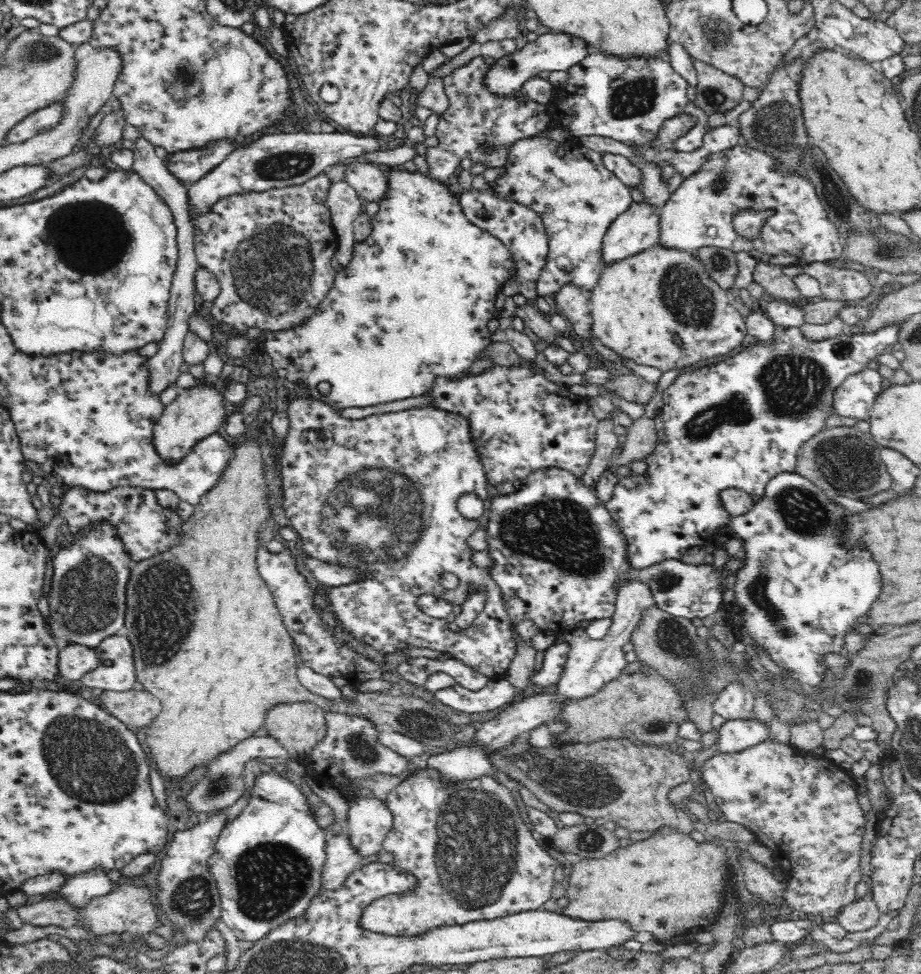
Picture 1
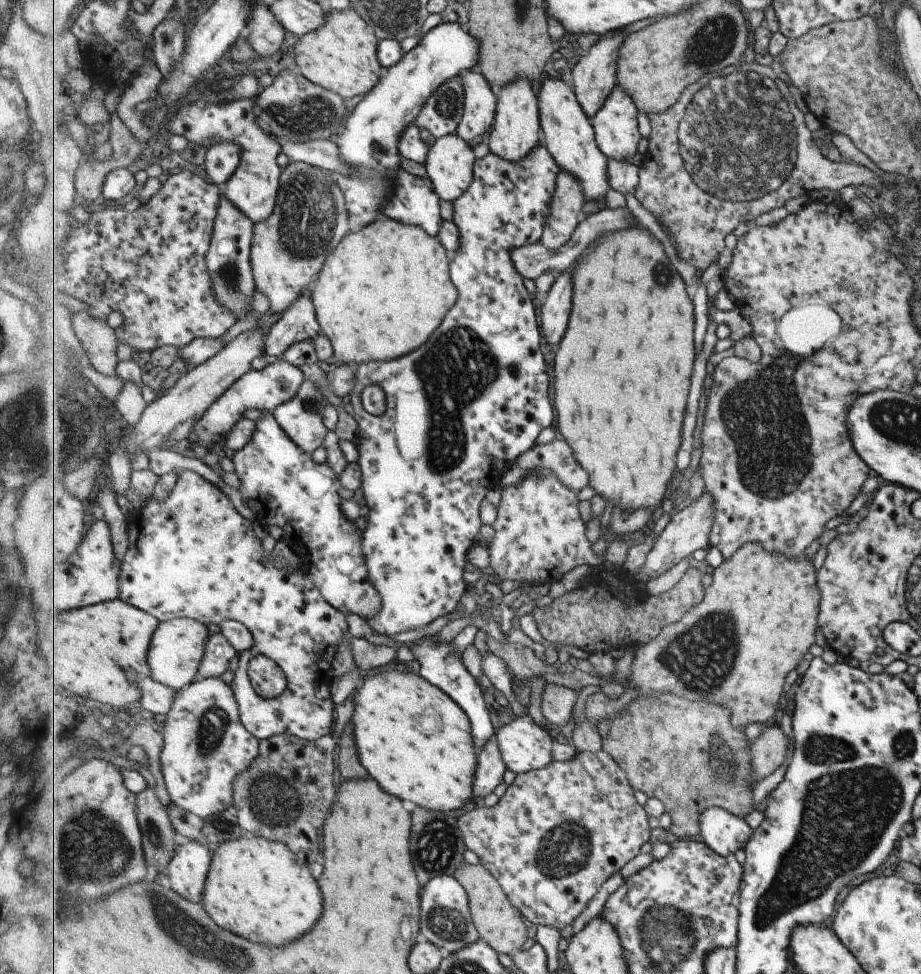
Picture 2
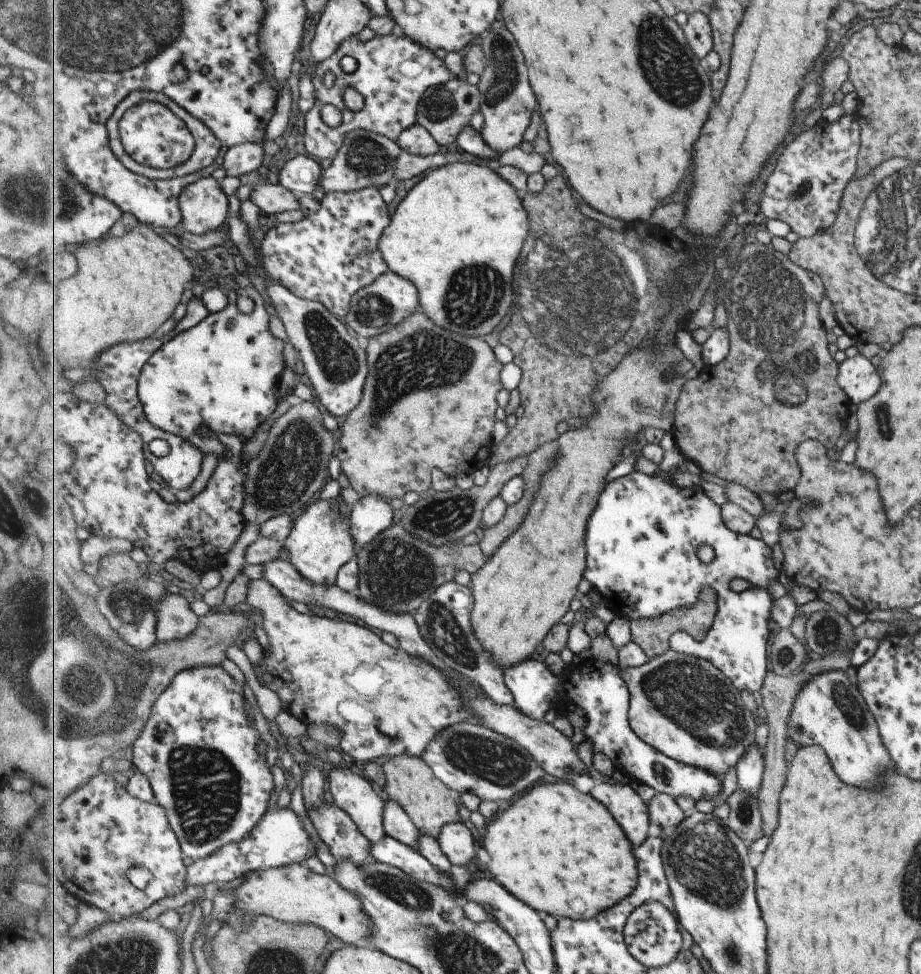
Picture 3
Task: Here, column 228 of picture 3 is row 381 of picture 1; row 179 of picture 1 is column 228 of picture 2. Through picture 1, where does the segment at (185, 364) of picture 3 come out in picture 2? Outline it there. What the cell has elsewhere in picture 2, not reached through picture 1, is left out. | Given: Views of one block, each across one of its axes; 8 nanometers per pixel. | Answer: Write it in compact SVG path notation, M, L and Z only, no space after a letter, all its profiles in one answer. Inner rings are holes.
M284 359L269 364L261 370L248 372L241 380L237 380L233 386L230 386L221 398L217 398L209 406L209 410L203 414L203 418L189 434L186 444L195 444L204 448L217 444L219 441L226 441L227 434L231 434L233 426L241 418L245 418L244 410L255 409L272 413L278 404L295 398L305 380L303 370L299 370L297 366Z

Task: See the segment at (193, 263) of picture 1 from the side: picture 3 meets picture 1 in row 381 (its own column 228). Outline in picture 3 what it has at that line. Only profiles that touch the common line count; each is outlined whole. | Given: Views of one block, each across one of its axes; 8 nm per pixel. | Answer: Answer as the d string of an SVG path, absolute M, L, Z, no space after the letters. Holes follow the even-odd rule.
M246 142L232 146L224 158L223 168L228 176L245 176L259 170L263 164L264 151L261 143Z

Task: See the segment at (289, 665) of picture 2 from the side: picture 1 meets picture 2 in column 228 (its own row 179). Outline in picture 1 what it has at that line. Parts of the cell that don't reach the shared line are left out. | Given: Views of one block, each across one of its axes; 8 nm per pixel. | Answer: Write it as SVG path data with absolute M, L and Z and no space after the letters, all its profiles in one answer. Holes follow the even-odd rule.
M540 134L519 138L506 148L506 160L500 174L488 182L491 191L503 201L515 202L533 210L540 218L548 237L546 264L537 282L538 297L556 294L562 286L576 285L589 293L598 282L606 262L602 256L603 236L610 223L625 210L628 202L625 183L604 166L600 152L585 147L577 141L564 143L552 141Z

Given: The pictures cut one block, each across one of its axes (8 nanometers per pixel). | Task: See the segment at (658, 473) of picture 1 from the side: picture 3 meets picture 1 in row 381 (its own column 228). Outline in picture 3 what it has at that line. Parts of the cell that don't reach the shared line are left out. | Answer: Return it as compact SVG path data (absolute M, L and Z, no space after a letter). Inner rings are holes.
M221 664L185 669L175 676L171 686L169 686L169 688L159 696L157 702L153 704L150 719L146 722L146 726L140 734L140 737L133 742L133 766L150 778L156 796L155 801L167 810L171 826L174 827L182 843L184 856L188 856L193 861L200 860L201 858L209 858L209 856L216 854L217 850L221 850L223 846L227 846L227 844L231 844L231 842L241 842L243 838L246 838L253 832L269 809L267 802L269 802L271 796L273 796L273 786L275 786L275 782L273 782L271 767L269 768L267 766L265 753L260 754L255 749L257 743L263 740L261 740L261 733L255 729L254 718L253 720L247 719L243 705L244 700L247 699L243 695L243 687L239 686L239 684L235 684L235 680L223 670Z

